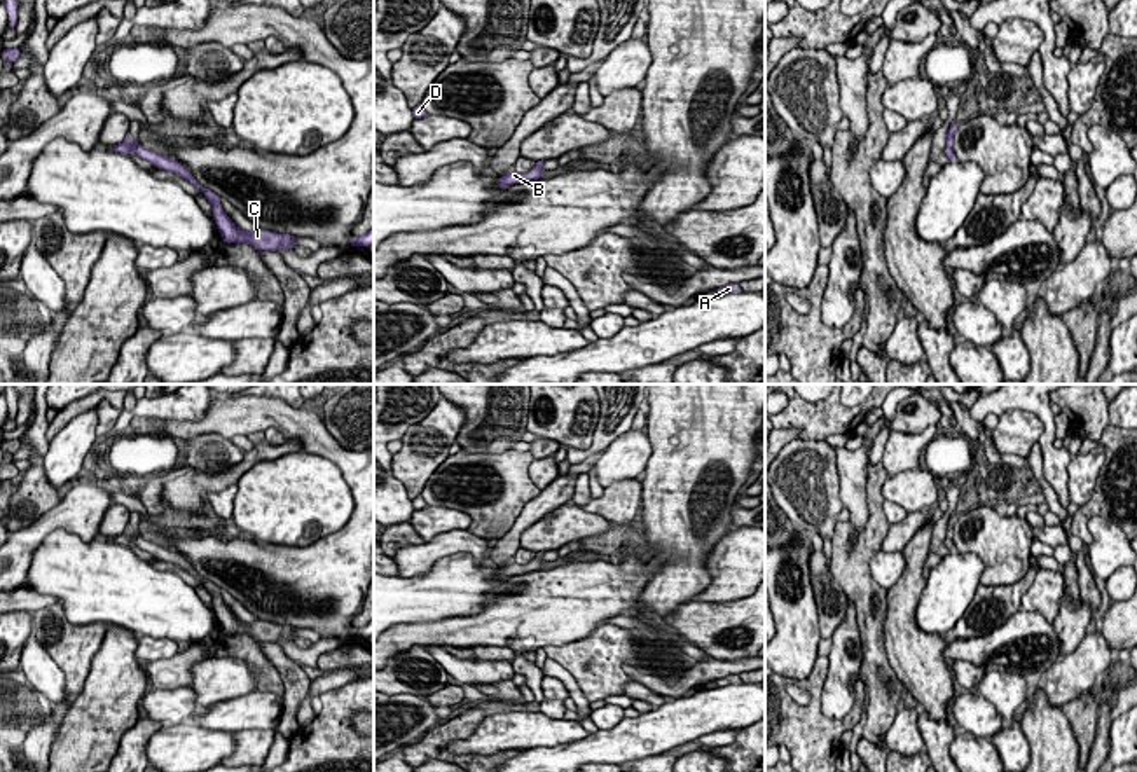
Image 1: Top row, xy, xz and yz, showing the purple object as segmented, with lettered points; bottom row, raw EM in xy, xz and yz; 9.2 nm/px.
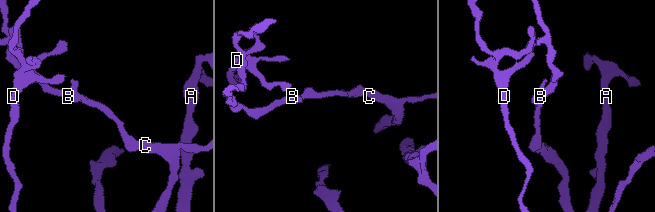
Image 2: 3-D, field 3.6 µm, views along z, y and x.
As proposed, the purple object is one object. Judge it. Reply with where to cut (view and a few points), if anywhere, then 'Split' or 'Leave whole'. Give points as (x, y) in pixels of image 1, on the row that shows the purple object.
No split. Leave whole

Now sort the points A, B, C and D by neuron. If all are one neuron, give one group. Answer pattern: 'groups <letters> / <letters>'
groups A B C D

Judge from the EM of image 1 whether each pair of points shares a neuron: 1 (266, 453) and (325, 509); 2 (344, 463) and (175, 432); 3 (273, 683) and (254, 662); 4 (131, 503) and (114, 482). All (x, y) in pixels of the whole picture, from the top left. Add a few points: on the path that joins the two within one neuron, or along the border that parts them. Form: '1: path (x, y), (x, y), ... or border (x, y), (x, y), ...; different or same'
1: border (301, 449), (257, 461), (238, 482); different
2: path (303, 425), (282, 416), (217, 420); same
3: path (268, 678), (259, 668); same
4: path (126, 500), (116, 488); same

